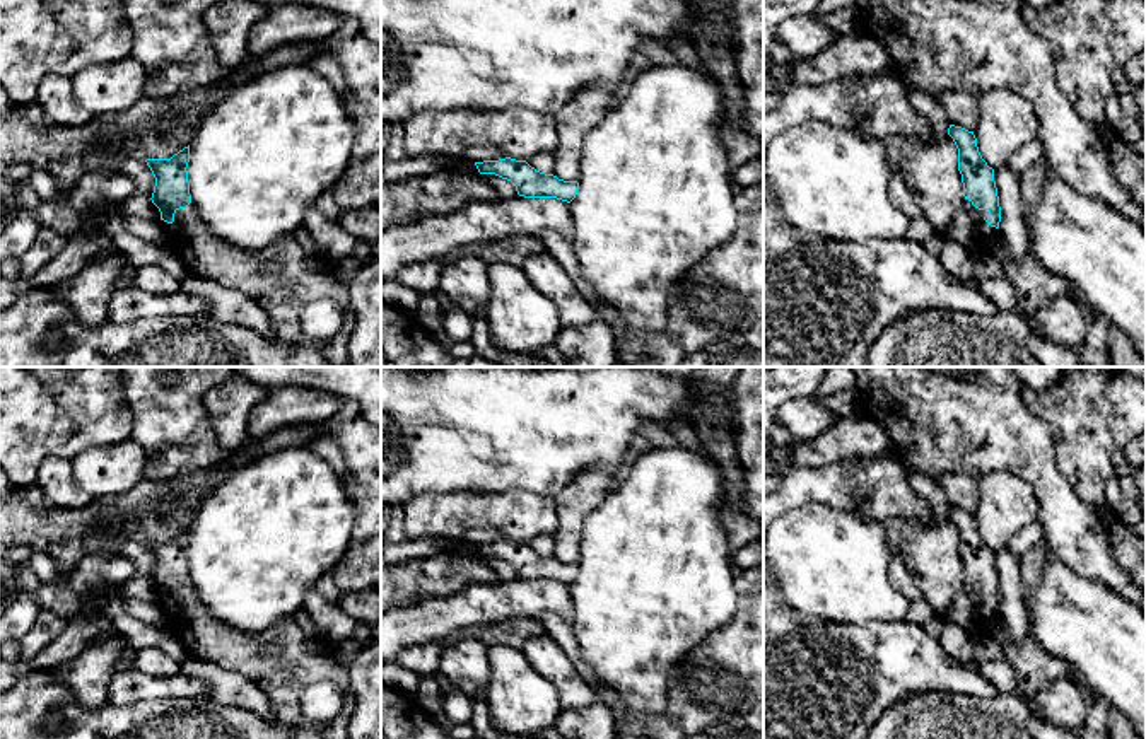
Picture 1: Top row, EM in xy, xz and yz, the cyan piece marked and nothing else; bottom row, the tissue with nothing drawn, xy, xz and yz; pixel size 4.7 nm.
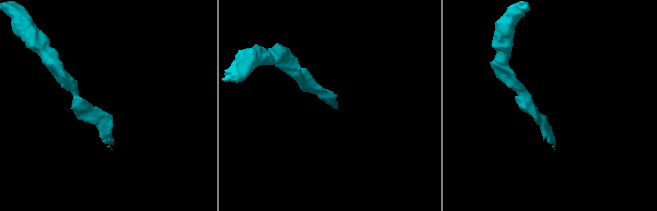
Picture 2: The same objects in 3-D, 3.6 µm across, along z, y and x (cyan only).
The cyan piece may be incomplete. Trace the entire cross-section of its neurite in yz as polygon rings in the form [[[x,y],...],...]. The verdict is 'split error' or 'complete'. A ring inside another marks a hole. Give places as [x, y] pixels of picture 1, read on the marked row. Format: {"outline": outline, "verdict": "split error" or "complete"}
{"outline": [[[950,125],[948,135],[958,148],[965,200],[943,241],[960,244],[975,259],[999,247],[1001,207],[994,169],[982,159],[974,131]]], "verdict": "split error"}

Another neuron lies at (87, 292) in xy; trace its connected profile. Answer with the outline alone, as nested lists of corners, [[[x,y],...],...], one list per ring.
[[[120,251],[102,258],[91,258],[70,278],[53,287],[53,292],[61,299],[85,326],[99,326],[109,319],[108,309],[111,295],[118,288],[118,278],[130,265]]]

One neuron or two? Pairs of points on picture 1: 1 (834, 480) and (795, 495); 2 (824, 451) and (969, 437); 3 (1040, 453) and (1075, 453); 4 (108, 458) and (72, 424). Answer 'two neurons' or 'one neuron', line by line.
1: one neuron
2: two neurons
3: two neurons
4: two neurons

